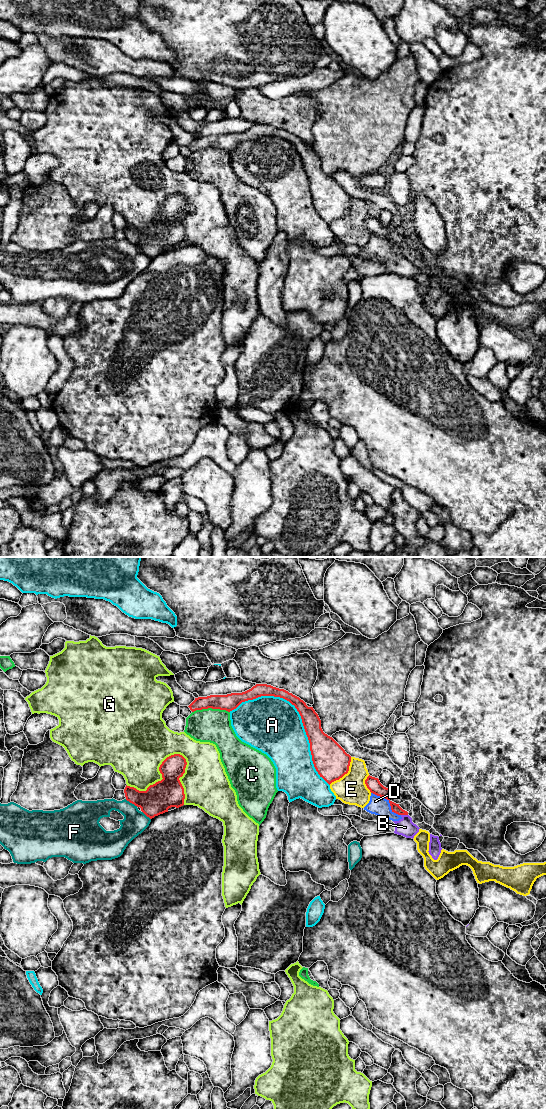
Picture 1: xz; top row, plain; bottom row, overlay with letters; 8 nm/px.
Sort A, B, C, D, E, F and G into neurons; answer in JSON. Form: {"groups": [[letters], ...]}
{"groups": [["A"], ["B", "D"], ["C"], ["E"], ["F"], ["G"]]}

